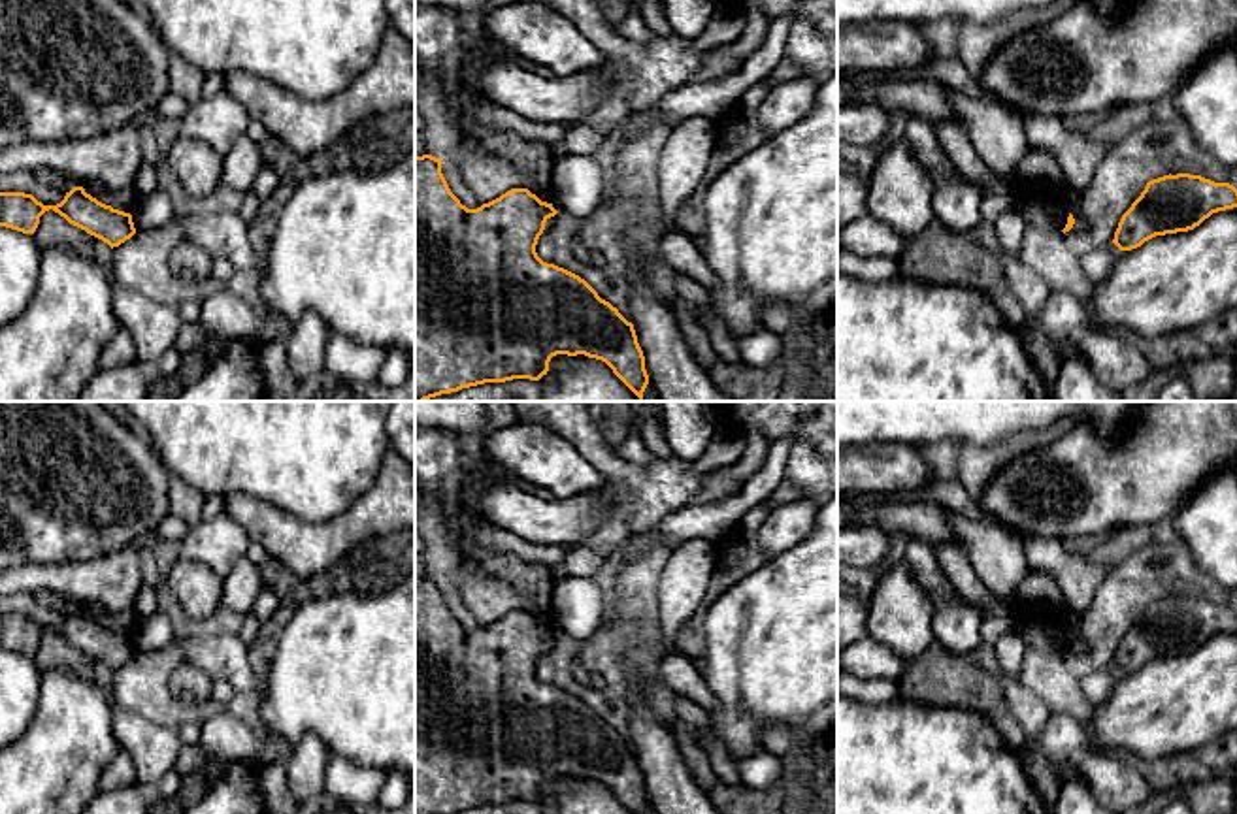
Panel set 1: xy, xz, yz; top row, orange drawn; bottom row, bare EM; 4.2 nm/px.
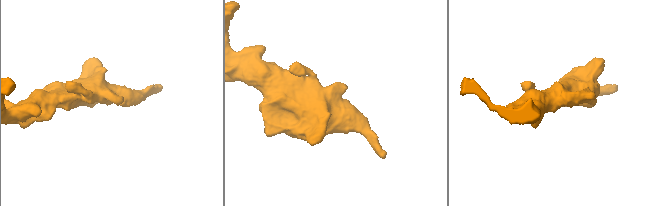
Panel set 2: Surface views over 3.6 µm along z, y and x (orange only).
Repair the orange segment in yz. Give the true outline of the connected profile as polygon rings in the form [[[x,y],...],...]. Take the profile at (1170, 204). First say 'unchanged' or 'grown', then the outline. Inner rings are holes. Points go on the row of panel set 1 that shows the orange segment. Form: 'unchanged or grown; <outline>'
unchanged; [[[1177,173],[1146,183],[1122,215],[1113,243],[1131,251],[1145,241],[1199,226],[1212,213],[1237,207],[1237,188],[1201,175]]]

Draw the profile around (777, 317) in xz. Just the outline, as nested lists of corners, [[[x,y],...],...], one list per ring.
[[[764,301],[758,307],[758,317],[762,328],[775,332],[779,335],[792,330],[798,322],[792,307],[784,301]]]

